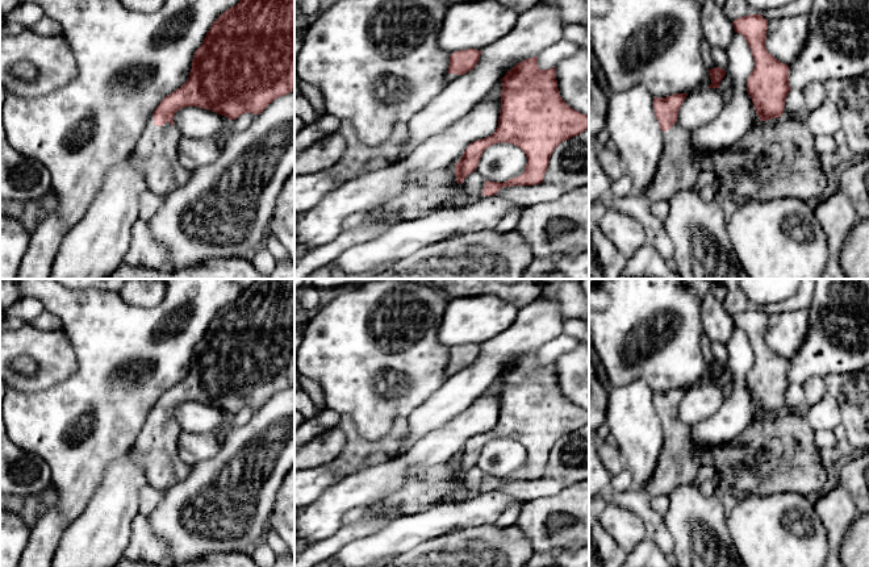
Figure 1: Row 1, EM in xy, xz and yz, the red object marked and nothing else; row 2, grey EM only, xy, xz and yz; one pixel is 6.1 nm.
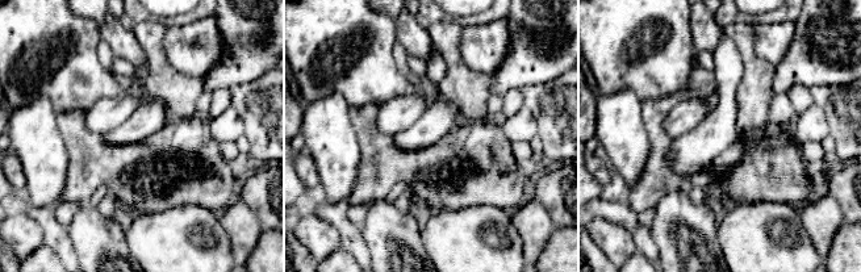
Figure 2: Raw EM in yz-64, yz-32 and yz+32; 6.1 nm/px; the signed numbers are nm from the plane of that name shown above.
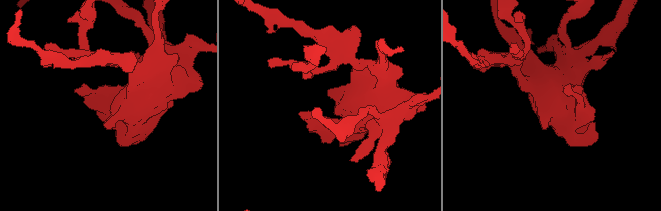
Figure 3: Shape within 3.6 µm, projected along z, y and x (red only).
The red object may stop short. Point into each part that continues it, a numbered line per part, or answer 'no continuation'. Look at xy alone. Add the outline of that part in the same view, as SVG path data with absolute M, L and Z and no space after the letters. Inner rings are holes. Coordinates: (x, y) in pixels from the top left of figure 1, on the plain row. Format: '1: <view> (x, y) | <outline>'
1: xy (155, 449) | M151 409L130 450L143 467L149 485L162 492L191 474L191 467L179 456L177 442L181 431L176 420L166 417L155 421Z

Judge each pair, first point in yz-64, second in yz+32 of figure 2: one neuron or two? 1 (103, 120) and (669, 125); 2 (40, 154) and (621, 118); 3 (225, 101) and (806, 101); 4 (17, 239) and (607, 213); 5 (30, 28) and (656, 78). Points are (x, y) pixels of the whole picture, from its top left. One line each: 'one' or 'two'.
1: one
2: one
3: one
4: two
5: one

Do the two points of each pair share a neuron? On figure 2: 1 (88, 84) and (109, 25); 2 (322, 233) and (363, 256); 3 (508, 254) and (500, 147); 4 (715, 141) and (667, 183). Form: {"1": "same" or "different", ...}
{"1": "different", "2": "different", "3": "different", "4": "different"}

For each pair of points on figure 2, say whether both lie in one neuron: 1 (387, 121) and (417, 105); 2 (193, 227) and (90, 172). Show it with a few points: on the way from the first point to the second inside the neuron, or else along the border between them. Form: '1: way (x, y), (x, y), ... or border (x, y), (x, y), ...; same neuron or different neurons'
1: way (395, 116), (409, 108); same neuron
2: border (193, 204), (176, 205), (136, 217); different neurons

